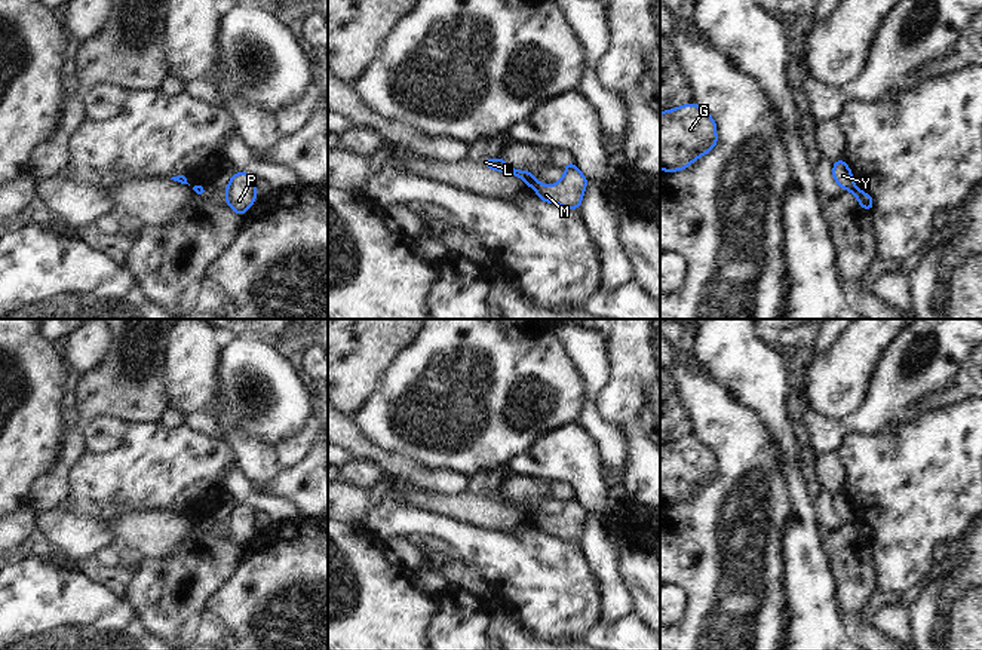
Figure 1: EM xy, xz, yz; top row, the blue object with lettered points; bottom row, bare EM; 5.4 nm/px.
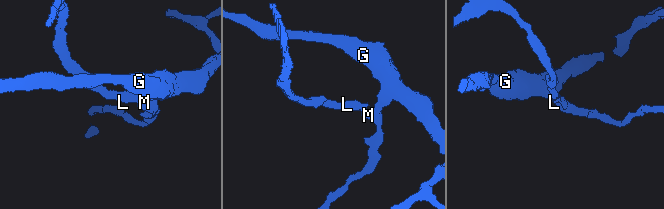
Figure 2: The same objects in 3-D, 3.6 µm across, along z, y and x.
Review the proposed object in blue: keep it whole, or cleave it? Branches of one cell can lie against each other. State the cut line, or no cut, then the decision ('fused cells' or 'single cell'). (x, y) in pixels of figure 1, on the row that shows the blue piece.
cut xz (534, 178), (527, 183); fused cells

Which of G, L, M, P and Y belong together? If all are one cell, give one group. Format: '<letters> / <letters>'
G M P / L Y

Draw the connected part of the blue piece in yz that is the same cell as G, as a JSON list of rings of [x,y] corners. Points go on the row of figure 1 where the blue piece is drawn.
[[[696,102],[660,113],[660,169],[685,169],[716,142],[715,120]]]

